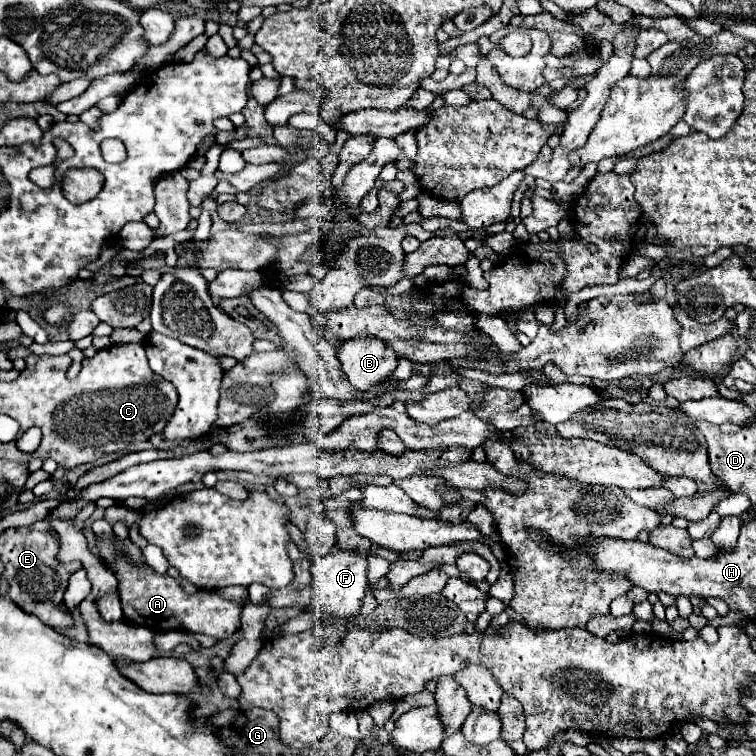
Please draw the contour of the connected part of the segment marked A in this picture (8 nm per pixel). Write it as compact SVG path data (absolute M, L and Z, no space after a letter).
M112 534L112 542L116 546L116 560L106 566L118 578L118 594L128 624L146 624L152 630L157 627L161 632L194 632L190 628L196 628L198 632L194 634L206 634L218 640L224 640L240 630L240 614L244 604L226 600L218 590L196 590L194 594L188 594L178 580L168 574L154 572L154 568L142 560L142 548L138 548L130 538L118 538Z

